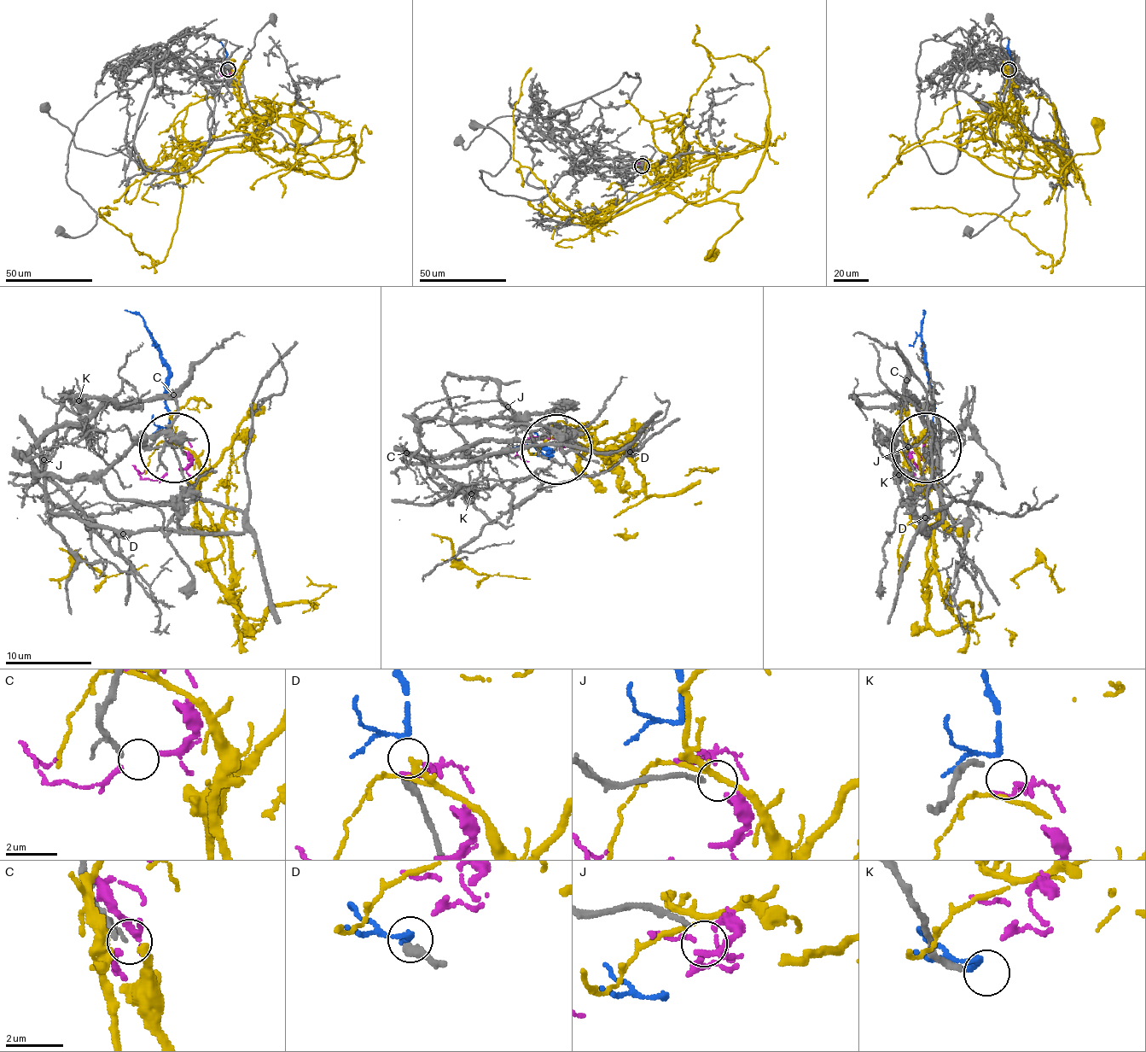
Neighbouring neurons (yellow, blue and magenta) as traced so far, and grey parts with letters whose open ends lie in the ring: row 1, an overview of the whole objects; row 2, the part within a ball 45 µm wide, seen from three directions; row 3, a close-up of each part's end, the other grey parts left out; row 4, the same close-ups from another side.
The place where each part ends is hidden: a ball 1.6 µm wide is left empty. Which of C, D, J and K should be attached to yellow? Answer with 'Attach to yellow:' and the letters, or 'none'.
Attach to yellow: none

